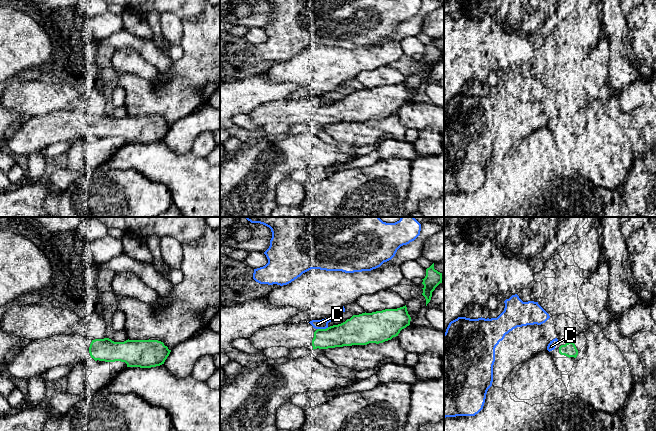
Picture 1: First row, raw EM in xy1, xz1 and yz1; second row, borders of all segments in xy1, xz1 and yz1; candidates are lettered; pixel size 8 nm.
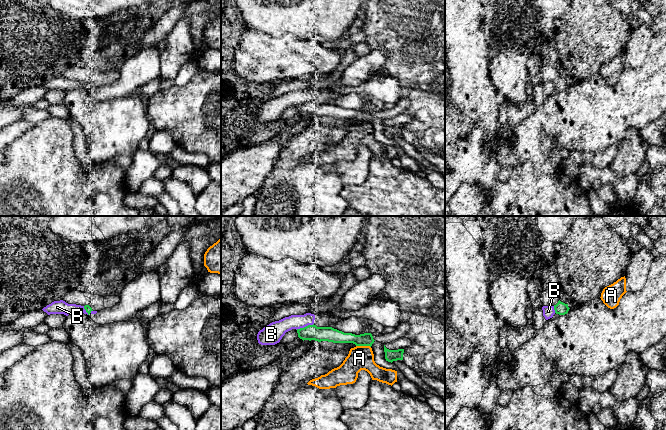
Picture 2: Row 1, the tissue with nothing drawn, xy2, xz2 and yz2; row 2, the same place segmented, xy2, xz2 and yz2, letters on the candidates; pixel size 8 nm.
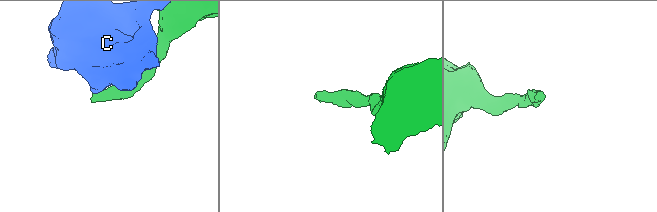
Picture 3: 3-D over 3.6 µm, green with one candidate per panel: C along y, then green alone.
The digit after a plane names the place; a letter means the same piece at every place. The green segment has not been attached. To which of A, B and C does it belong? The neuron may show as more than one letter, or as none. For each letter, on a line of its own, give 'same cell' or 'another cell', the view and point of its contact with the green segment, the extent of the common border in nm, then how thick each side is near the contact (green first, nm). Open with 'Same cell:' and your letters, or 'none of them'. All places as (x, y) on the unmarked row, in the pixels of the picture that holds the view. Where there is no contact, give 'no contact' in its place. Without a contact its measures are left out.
Same cell: none of them
A: another cell | xz2 (363, 121) | 120 nm | 110/190 nm
B: another cell | xz2 (304, 103) | 150 nm | 130/150 nm
C: another cell | xz1 (322, 105) | 100 nm | 220/80 nm

